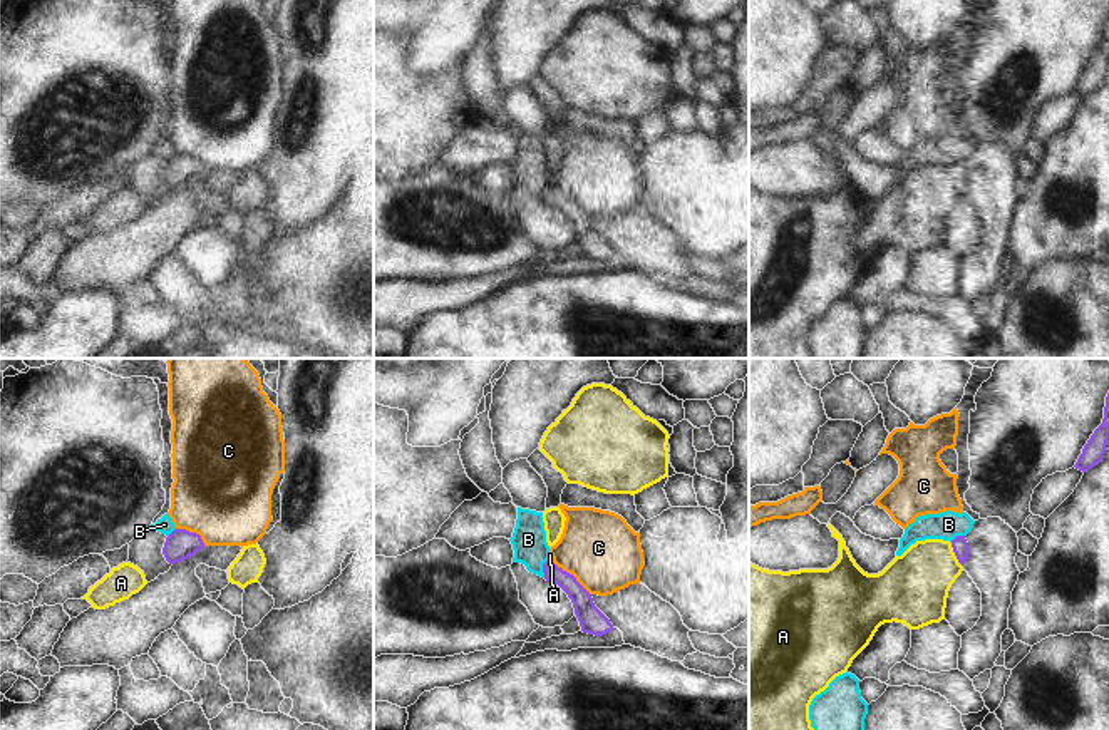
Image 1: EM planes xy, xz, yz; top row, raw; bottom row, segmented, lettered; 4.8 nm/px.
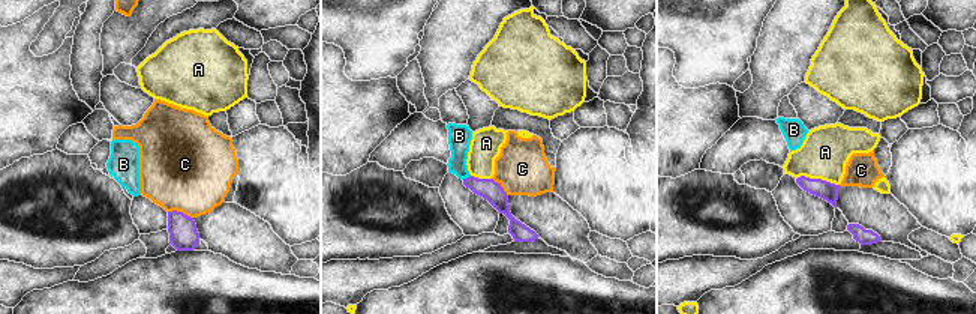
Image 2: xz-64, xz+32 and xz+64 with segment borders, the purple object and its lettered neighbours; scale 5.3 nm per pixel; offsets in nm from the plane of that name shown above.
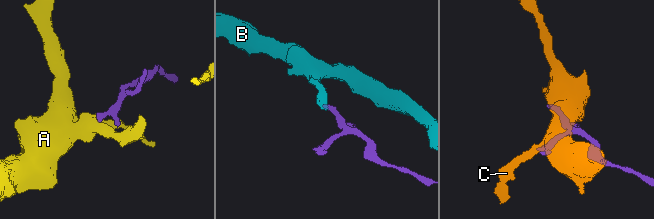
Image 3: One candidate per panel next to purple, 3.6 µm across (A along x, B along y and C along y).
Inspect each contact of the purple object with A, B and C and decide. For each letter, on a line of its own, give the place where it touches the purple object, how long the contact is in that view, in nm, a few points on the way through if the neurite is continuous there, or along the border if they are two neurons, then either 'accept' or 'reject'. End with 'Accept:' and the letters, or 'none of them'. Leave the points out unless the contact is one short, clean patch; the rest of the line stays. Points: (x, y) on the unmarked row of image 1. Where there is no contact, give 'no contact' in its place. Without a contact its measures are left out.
A: yz (955, 179) | 130 nm | along yz (950, 168), (962, 191) | reject
B: xz (543, 193) | 90 nm | along xz (548, 185), (543, 190), (543, 201) | reject
C: xz (572, 200) | 260 nm | along xz (551, 186), (568, 196), (590, 220) | reject
Accept: none of them

